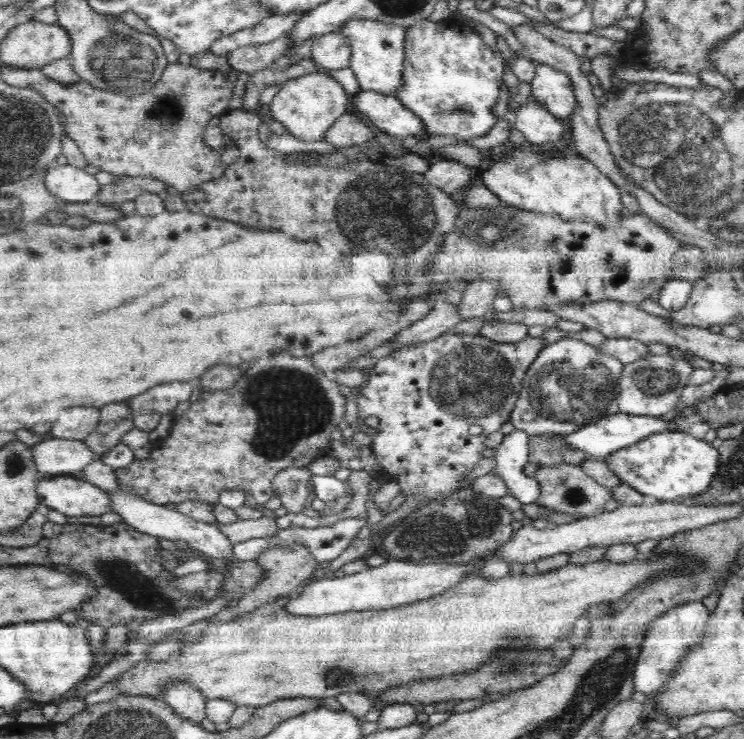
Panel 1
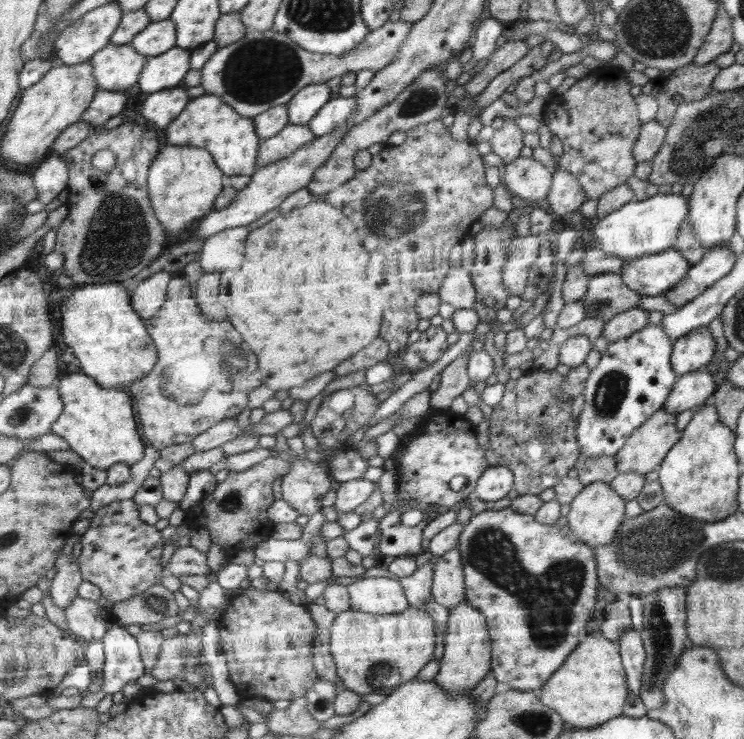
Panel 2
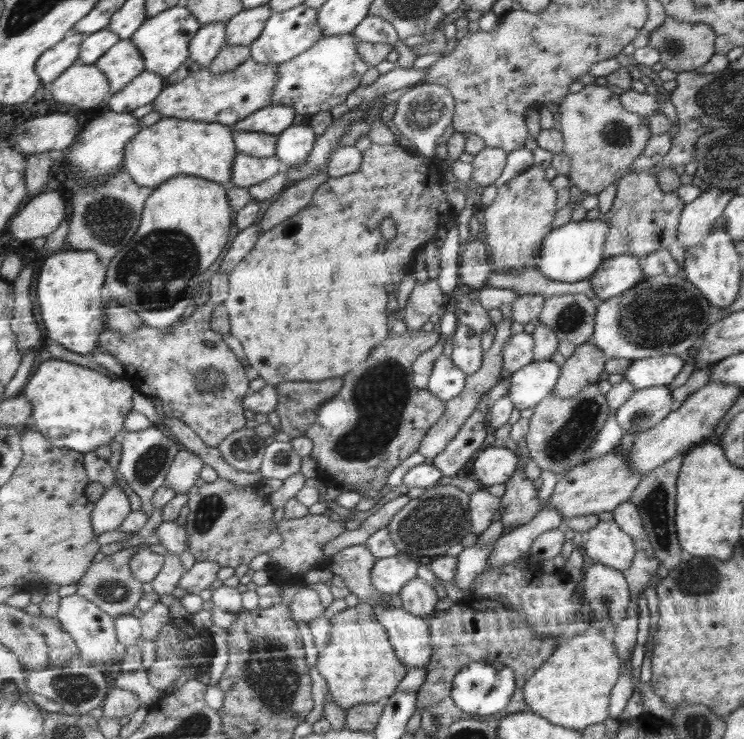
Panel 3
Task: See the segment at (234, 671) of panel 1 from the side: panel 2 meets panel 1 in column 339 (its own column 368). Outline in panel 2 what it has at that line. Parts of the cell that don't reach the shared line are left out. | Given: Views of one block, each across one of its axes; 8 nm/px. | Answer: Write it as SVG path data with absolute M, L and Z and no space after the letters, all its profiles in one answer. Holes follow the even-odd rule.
M408 608L408 611L388 615L351 609L340 612L329 627L329 638L330 652L343 686L362 695L386 694L388 696L403 684L410 683L434 658L434 646L436 646L434 620L428 612L418 608Z

